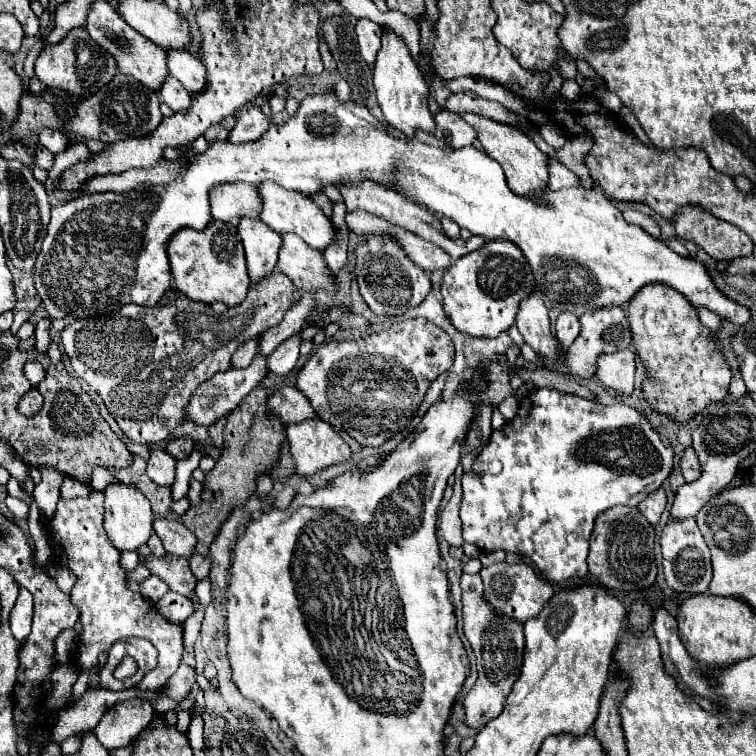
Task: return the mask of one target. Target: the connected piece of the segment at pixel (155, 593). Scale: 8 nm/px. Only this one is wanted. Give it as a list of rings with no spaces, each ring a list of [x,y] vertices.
[[[149,576],[143,584],[141,584],[141,594],[143,594],[143,598],[145,600],[149,600],[149,602],[157,602],[159,598],[163,598],[165,594],[167,594],[167,584],[161,580],[161,578],[157,578],[157,576]]]

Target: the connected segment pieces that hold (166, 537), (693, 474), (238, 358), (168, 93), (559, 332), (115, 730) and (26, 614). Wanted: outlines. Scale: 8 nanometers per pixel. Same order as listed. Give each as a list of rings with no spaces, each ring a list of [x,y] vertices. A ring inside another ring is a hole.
[[[157,516],[153,522],[153,530],[161,538],[161,542],[169,554],[191,558],[195,536],[179,520],[169,520],[169,518]]]
[[[685,448],[685,450],[683,450],[681,462],[679,462],[679,470],[681,470],[685,482],[695,480],[695,478],[701,474],[701,468],[699,468],[699,464],[697,464],[697,456],[695,456],[693,448]]]
[[[259,336],[247,340],[245,344],[241,344],[235,350],[235,354],[231,358],[231,366],[233,368],[245,368],[245,366],[249,366],[249,360],[257,354],[257,350],[259,350]]]
[[[169,76],[159,88],[159,98],[169,108],[173,108],[173,112],[185,112],[191,104],[191,94],[183,88],[179,80],[173,80],[173,76]]]
[[[565,310],[565,312],[559,314],[559,318],[555,322],[555,336],[557,336],[559,344],[563,346],[563,350],[569,348],[569,344],[573,344],[573,340],[579,334],[579,328],[581,328],[579,318],[573,312]]]
[[[129,698],[119,702],[119,710],[109,710],[101,722],[91,730],[93,736],[107,748],[117,750],[131,744],[139,732],[143,732],[153,720],[153,706],[141,698]]]
[[[21,588],[19,598],[15,602],[15,608],[11,610],[9,622],[11,622],[11,632],[17,642],[23,642],[29,632],[31,632],[31,616],[33,616],[33,598],[31,592]]]

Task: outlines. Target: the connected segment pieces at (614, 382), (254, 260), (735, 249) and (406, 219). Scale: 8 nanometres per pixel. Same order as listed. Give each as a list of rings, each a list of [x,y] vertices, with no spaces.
[[[625,348],[621,352],[599,356],[597,360],[597,378],[603,386],[623,392],[625,396],[633,394],[635,388],[635,354]]]
[[[241,218],[239,236],[245,246],[247,270],[251,278],[251,286],[259,284],[265,276],[275,270],[277,250],[281,246],[281,234],[269,230],[265,224],[253,218]]]
[[[701,208],[677,212],[675,230],[681,240],[695,242],[711,258],[739,258],[753,250],[753,242],[745,232],[725,220],[709,216]]]
[[[361,180],[361,182],[357,182],[357,184],[341,184],[341,186],[337,186],[337,190],[341,192],[347,210],[357,210],[357,208],[361,208],[361,210],[367,210],[367,212],[371,212],[371,214],[375,214],[375,216],[381,216],[381,218],[389,220],[391,224],[403,226],[403,228],[411,230],[413,234],[417,234],[417,236],[433,242],[433,244],[439,246],[439,248],[443,248],[443,250],[451,256],[451,260],[459,260],[461,256],[465,256],[465,254],[469,254],[469,252],[473,252],[473,250],[477,250],[477,248],[481,248],[481,246],[485,244],[485,238],[481,238],[481,236],[471,236],[467,242],[463,242],[461,238],[459,238],[459,240],[447,238],[447,236],[443,234],[441,222],[439,222],[433,214],[425,212],[425,208],[421,208],[419,204],[407,200],[407,198],[401,196],[399,192],[395,192],[395,190],[391,190],[391,188],[385,188],[383,184],[377,184],[377,182],[373,182],[373,180]]]

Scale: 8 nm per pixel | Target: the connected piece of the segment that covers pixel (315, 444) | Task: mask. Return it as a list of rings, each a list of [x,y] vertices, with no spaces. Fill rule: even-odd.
[[[311,418],[301,424],[287,424],[285,434],[295,472],[299,476],[315,474],[325,466],[351,458],[347,442],[319,418]]]

